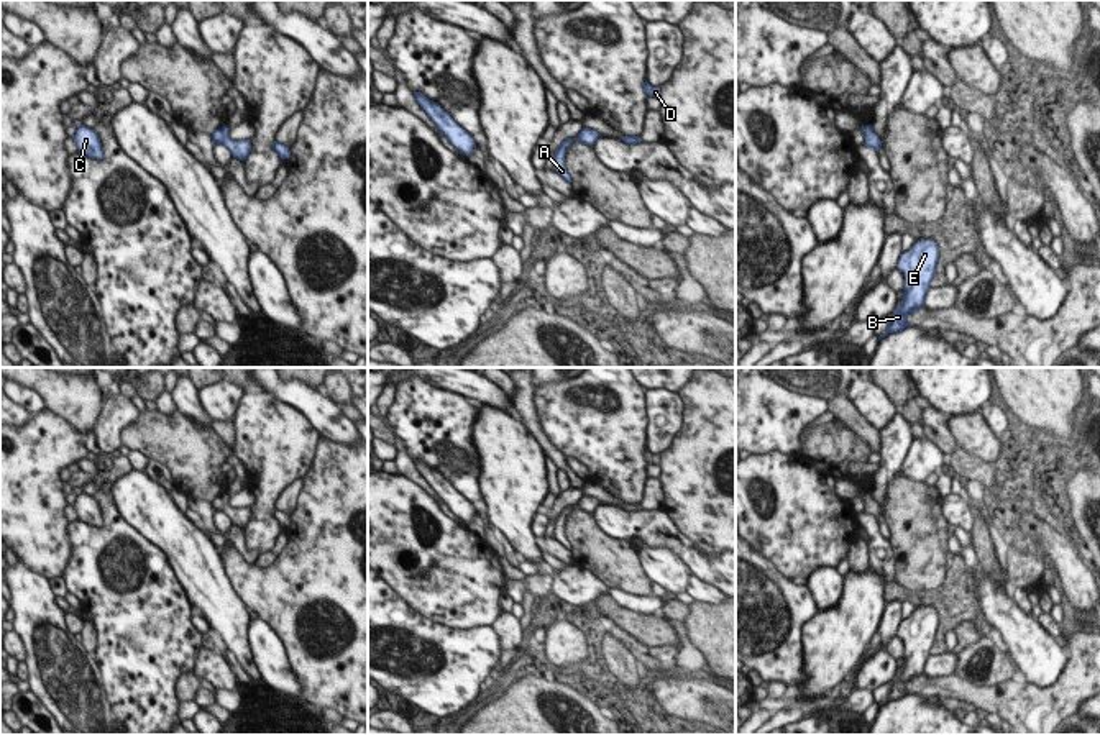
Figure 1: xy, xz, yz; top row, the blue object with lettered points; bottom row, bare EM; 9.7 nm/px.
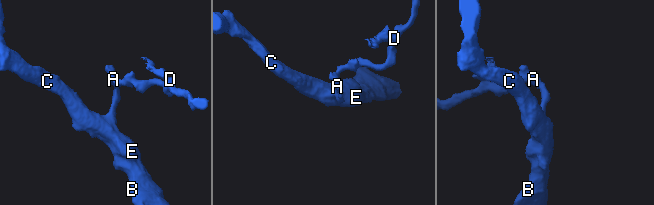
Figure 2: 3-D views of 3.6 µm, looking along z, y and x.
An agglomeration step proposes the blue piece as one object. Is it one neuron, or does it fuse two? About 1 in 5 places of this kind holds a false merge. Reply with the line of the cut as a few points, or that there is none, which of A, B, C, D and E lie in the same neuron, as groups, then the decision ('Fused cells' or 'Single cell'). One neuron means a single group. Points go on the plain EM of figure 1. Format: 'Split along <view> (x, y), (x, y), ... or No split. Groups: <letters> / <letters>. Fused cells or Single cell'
No split. Groups: A B C D E. Single cell

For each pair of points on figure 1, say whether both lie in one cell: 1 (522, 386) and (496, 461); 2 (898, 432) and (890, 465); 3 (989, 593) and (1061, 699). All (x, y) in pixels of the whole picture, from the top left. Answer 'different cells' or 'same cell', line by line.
1: different cells
2: same cell
3: different cells

